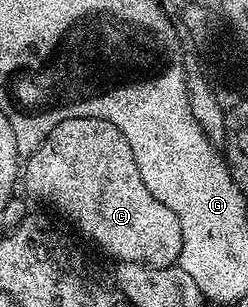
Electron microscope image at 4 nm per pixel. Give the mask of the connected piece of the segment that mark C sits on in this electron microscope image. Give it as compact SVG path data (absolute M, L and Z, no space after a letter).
M101 118L62 120L62 124L58 124L58 128L54 128L50 132L50 136L46 136L46 140L42 140L40 147L33 154L27 155L22 166L22 190L25 190L30 197L37 198L42 205L57 210L70 225L77 226L94 245L101 246L110 257L116 258L117 263L140 262L144 266L174 266L180 261L184 241L182 240L182 228L178 224L178 216L174 216L174 212L170 212L170 208L166 208L166 204L162 204L160 200L154 200L154 196L150 196L150 190L146 188L146 182L142 180L142 172L138 172L138 160L134 160L134 148L130 148L130 140L126 140L126 136L122 136L122 132L118 132L118 128L114 128L114 124L110 124L110 120Z

